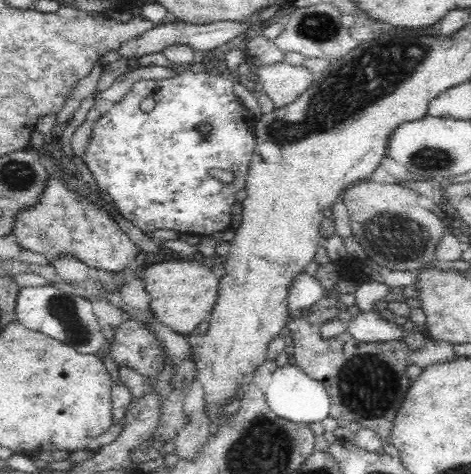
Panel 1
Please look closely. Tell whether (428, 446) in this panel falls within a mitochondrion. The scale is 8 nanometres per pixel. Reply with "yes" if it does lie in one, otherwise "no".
no

